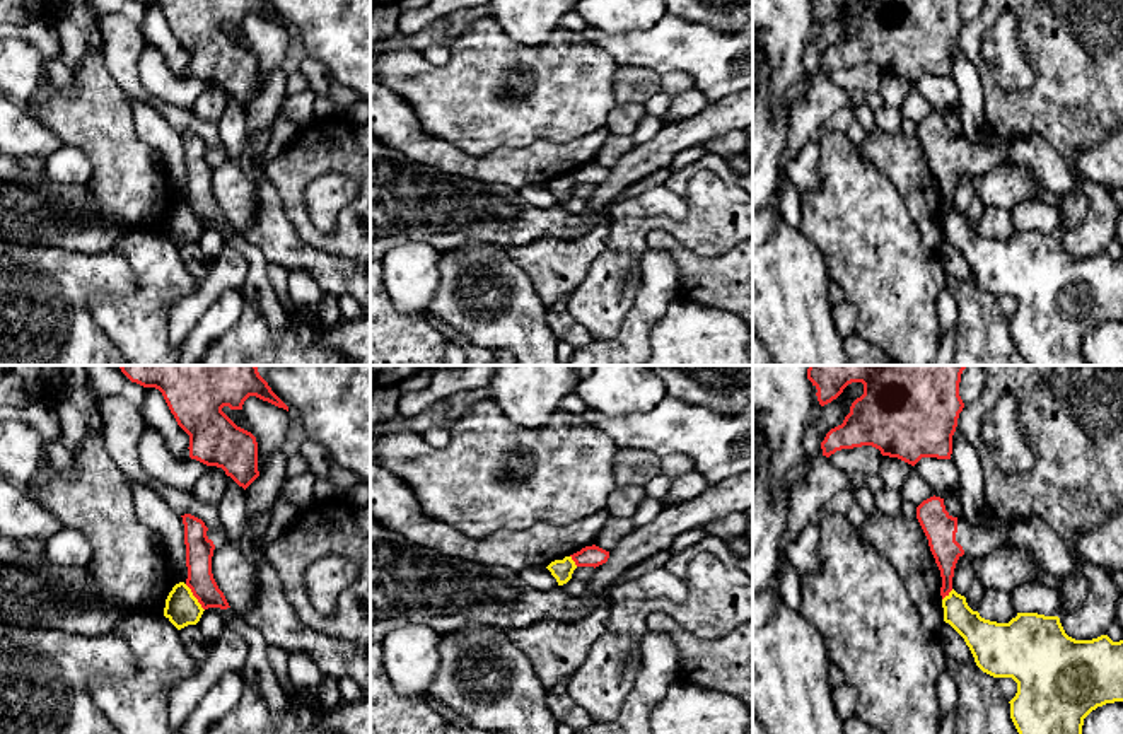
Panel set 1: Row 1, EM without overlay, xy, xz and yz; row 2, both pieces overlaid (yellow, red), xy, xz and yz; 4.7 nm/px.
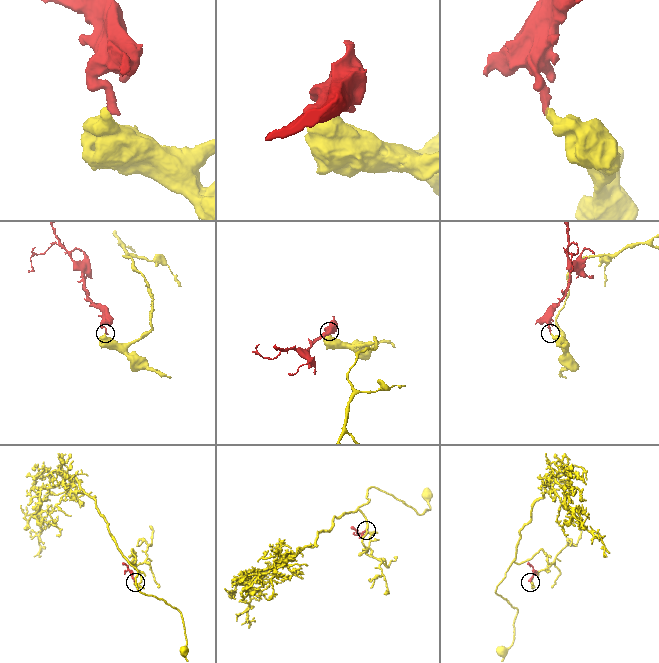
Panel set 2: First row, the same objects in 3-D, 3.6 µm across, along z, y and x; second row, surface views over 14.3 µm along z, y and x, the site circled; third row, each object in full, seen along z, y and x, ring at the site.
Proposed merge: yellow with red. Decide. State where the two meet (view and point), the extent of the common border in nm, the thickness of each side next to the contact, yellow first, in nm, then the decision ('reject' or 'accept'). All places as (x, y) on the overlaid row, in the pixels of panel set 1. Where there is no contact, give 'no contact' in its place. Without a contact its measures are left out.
meets yellow in xy at (195, 598); contact 160 nm long; 160 nm thick on the yellow side, 130 nm on the other; reject

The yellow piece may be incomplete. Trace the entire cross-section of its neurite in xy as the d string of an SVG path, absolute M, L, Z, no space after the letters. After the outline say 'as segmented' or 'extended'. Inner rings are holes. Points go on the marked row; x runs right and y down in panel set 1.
M179 582L172 587L166 599L164 616L177 628L196 625L203 615L203 608L193 596L191 589Z | as segmented

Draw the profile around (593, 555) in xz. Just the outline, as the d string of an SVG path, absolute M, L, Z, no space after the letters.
M592 545L585 546L580 551L570 555L577 567L599 567L608 562L609 551Z

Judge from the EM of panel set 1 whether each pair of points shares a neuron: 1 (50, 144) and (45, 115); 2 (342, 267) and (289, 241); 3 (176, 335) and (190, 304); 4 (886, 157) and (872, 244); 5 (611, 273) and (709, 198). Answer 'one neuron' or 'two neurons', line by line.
1: two neurons
2: one neuron
3: one neuron
4: two neurons
5: one neuron

